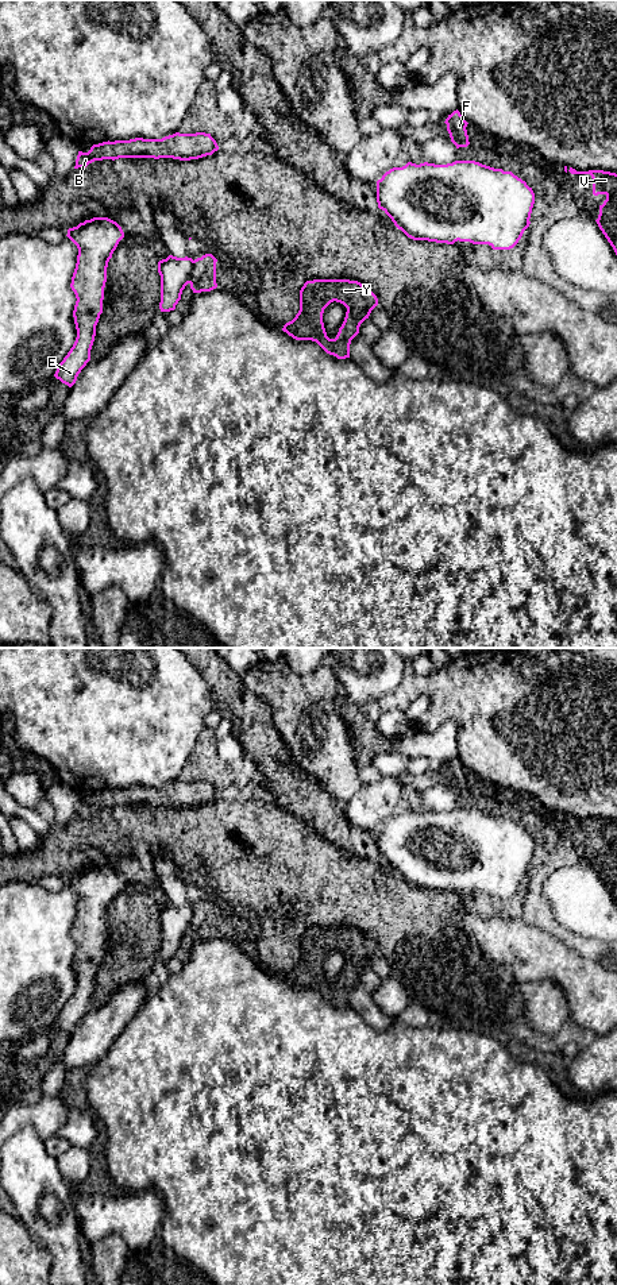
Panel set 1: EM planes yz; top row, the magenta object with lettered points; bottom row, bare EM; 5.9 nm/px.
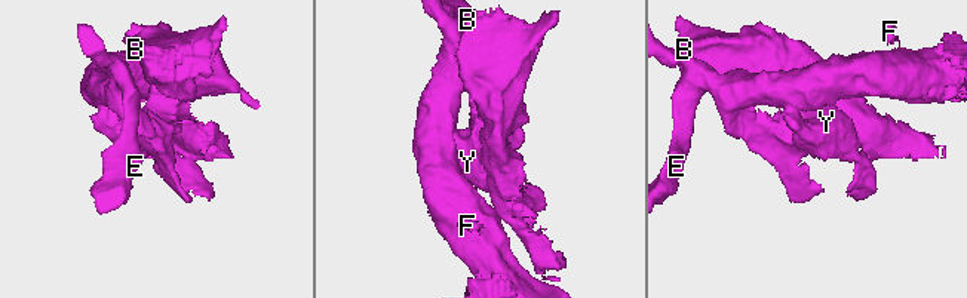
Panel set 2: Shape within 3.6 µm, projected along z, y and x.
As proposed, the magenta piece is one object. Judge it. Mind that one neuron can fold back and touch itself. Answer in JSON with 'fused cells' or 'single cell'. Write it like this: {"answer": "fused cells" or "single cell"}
{"answer": "fused cells"}

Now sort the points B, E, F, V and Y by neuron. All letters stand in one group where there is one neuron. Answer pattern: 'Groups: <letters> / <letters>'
Groups: B Y / E F V

